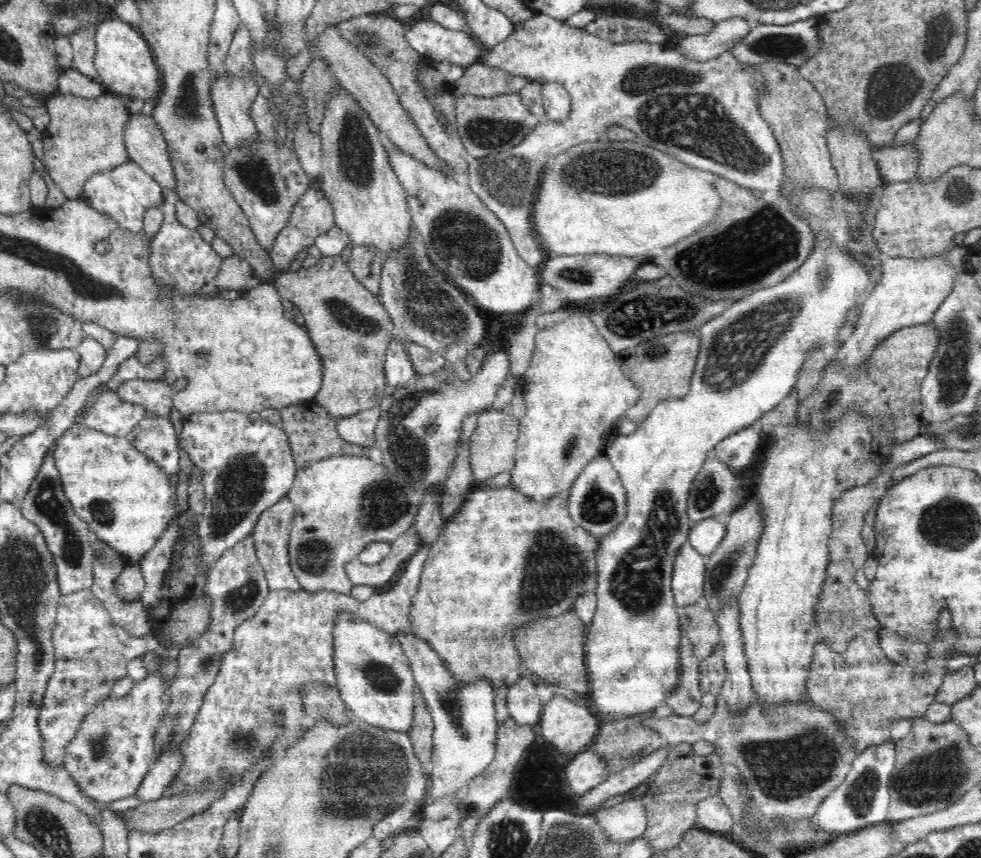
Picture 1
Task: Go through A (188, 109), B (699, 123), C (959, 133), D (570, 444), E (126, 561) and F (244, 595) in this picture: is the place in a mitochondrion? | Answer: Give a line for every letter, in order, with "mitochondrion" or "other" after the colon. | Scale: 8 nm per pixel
A: mitochondrion
B: mitochondrion
C: other
D: mitochondrion
E: other
F: mitochondrion

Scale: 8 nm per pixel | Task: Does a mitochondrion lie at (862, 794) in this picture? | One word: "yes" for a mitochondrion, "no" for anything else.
yes

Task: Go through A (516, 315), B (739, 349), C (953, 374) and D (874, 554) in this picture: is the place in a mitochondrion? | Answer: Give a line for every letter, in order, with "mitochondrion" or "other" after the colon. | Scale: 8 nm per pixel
A: other
B: mitochondrion
C: mitochondrion
D: other

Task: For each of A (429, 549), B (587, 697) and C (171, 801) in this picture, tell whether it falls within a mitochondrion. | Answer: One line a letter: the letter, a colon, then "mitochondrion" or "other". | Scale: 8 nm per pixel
A: other
B: other
C: other

